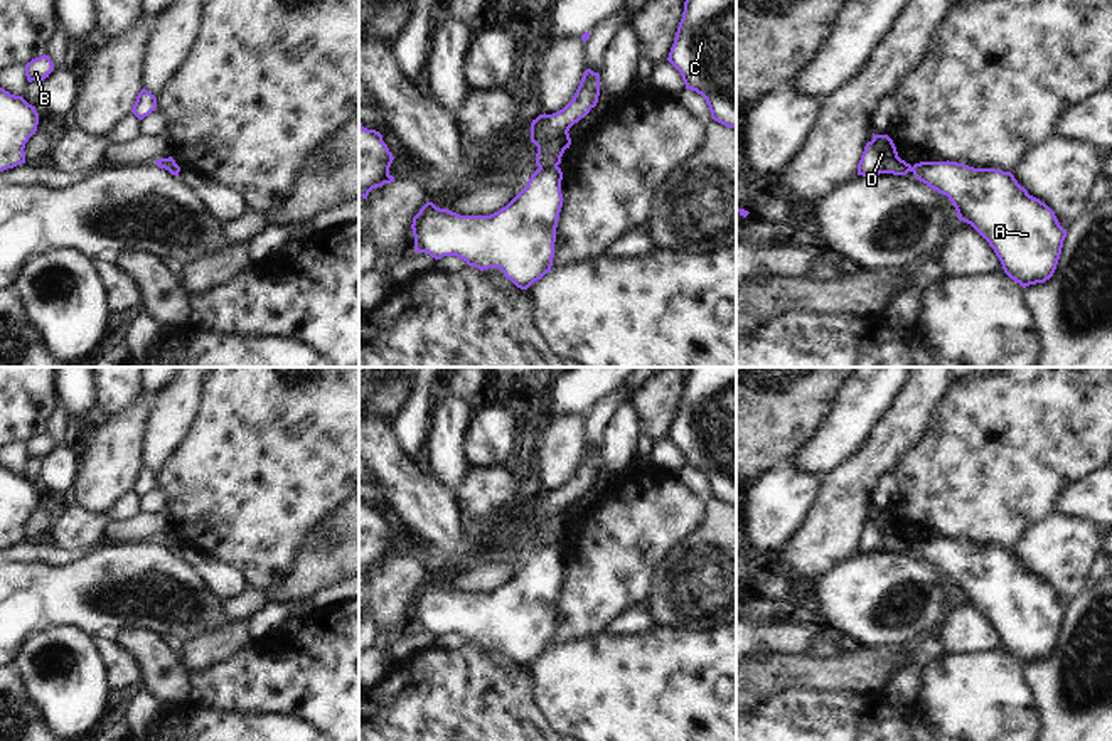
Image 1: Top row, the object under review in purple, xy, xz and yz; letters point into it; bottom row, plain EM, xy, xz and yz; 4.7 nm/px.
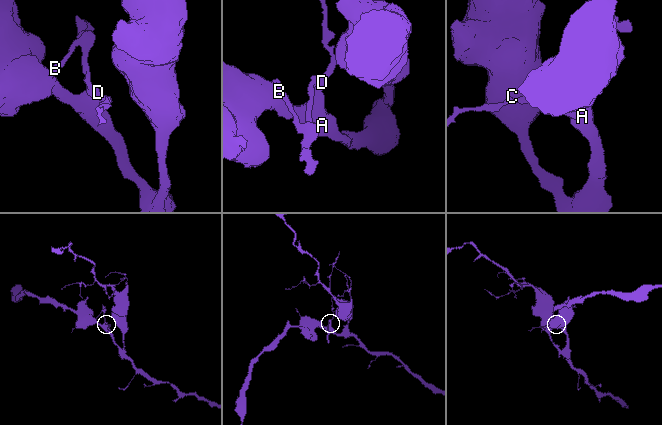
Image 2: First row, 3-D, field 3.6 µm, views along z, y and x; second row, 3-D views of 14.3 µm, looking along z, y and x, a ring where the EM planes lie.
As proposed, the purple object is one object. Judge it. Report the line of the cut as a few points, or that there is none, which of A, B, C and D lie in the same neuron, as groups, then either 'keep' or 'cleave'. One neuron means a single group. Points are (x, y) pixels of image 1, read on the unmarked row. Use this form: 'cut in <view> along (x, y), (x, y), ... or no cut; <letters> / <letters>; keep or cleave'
cut in xz along (556, 541), (539, 546); A C / B D; cleave

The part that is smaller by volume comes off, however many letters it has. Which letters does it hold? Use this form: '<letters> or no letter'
B, D

